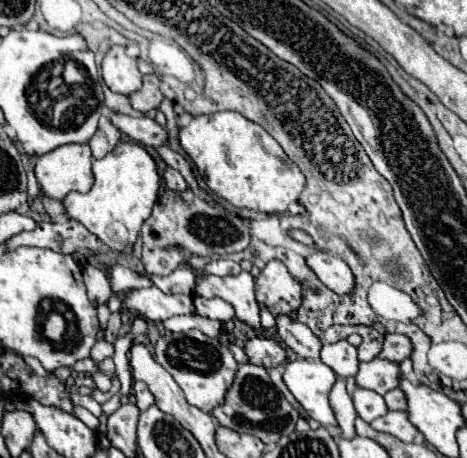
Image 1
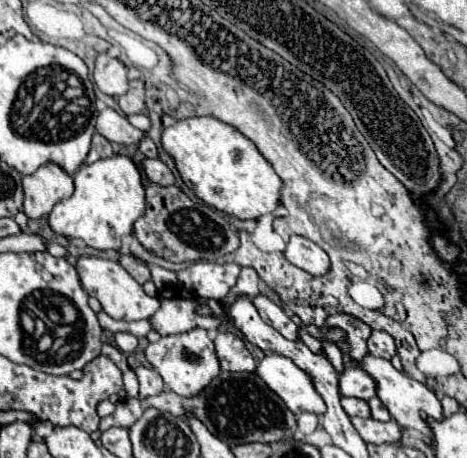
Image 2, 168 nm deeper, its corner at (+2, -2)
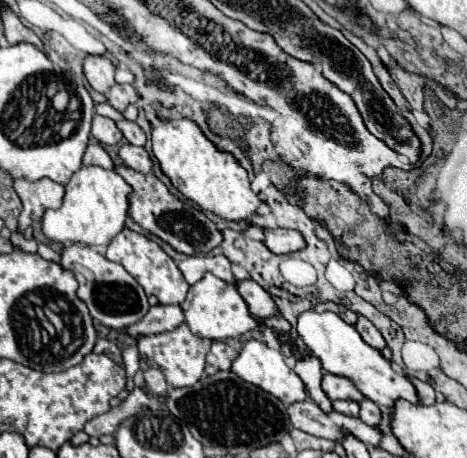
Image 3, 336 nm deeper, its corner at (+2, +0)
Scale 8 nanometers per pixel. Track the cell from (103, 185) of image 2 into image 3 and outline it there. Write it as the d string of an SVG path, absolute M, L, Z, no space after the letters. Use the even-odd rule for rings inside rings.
M81 166L65 186L63 206L43 214L43 234L61 244L83 242L107 246L123 228L129 210L129 194L133 188L115 172L101 166Z

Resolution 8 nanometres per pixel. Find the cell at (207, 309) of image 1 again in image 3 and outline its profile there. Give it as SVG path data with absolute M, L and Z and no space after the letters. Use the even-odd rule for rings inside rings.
M155 304L147 312L147 316L141 322L129 326L127 332L131 336L161 334L161 332L175 330L181 324L183 324L183 308L179 304Z

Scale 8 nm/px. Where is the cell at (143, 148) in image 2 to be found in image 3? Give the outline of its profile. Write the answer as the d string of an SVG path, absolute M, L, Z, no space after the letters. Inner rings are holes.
M121 120L121 122L117 122L117 126L119 126L119 130L123 132L123 136L125 136L127 142L131 142L131 144L135 144L135 146L145 146L147 136L145 136L145 132L143 132L137 124L133 124L133 122L129 122L129 120Z

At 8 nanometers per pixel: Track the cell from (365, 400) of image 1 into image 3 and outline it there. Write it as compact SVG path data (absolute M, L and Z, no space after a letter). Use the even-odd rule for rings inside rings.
M335 400L333 410L347 416L359 416L359 404L353 400Z

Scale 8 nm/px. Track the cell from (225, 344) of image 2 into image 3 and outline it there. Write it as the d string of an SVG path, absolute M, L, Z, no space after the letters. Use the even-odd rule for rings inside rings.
M215 340L209 354L207 354L207 368L205 372L207 374L215 374L219 370L231 370L231 364L233 360L239 356L239 350L229 346L227 342L221 342L221 340Z

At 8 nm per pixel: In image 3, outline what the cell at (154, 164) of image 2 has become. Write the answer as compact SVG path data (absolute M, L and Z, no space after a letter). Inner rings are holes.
M123 144L119 150L119 156L123 158L123 162L143 174L151 174L153 172L153 160L147 154L145 148L135 148L133 144Z

